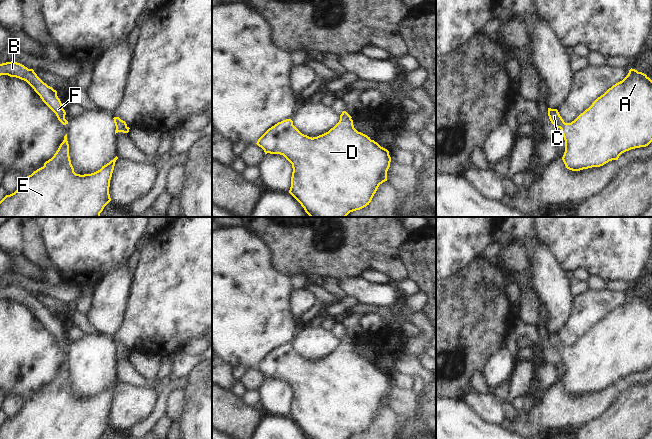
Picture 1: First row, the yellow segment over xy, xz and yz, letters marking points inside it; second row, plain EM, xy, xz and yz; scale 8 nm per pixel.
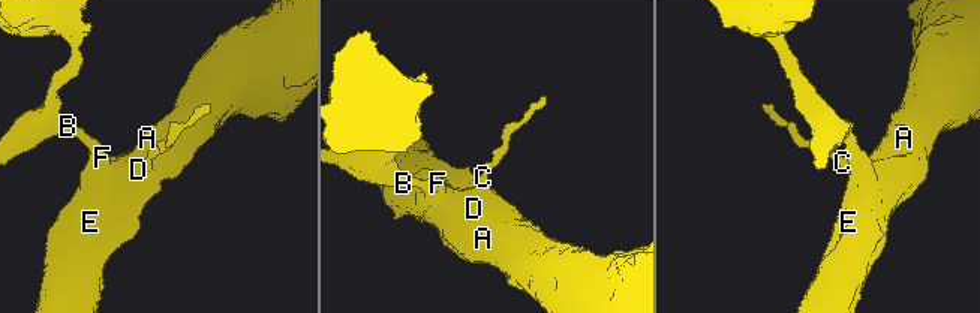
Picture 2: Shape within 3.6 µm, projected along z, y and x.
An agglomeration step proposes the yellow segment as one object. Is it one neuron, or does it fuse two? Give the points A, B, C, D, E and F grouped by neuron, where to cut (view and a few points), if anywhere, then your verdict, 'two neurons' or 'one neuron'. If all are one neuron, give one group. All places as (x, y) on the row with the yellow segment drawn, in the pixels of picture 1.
A B C D E F | no cut | one neuron

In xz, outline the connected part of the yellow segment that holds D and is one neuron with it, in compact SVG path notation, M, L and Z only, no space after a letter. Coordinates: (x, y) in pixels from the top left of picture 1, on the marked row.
M343 111L339 122L317 137L302 134L291 119L278 122L257 141L265 154L283 155L293 168L289 193L310 217L346 217L371 202L378 187L387 181L389 151L358 132L352 117Z

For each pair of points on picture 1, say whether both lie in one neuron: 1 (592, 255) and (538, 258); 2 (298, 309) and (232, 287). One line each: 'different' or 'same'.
1: different
2: different

